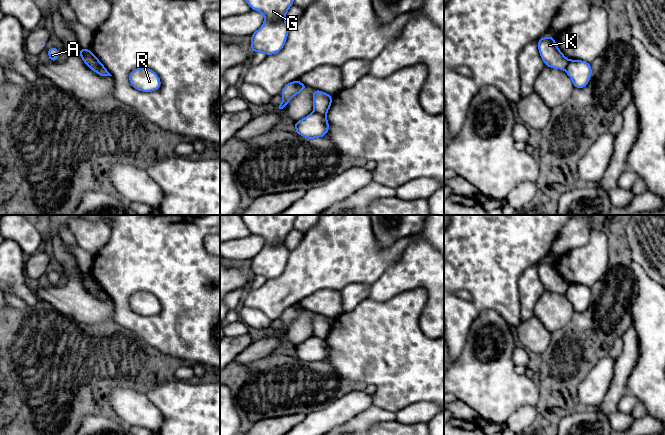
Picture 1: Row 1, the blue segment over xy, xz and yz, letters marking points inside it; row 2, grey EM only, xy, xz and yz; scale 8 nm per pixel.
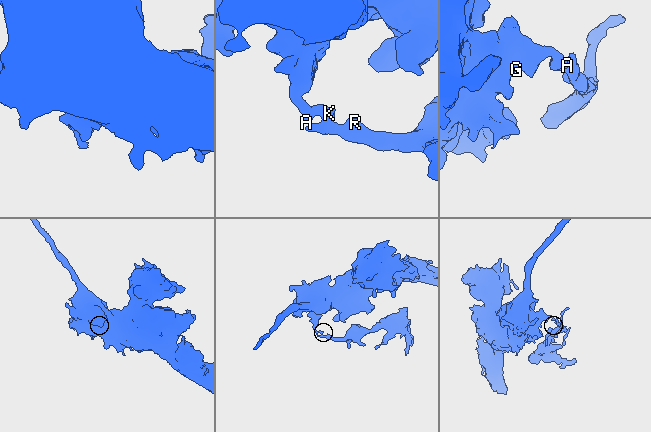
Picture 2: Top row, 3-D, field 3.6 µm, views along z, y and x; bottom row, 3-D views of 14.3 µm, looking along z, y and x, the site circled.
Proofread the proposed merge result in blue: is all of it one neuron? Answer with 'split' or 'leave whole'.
split

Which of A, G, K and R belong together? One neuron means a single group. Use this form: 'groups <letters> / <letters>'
groups A G K / R

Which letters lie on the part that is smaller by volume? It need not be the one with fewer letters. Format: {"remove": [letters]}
{"remove": ["R"]}

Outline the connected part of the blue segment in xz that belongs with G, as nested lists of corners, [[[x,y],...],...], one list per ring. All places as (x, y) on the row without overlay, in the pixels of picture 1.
[[[240,215],[243,222],[252,234],[261,236],[264,239],[263,249],[251,258],[252,276],[263,276],[267,280],[276,278],[284,271],[289,251],[285,245],[285,239],[294,228],[294,221],[297,215]]]

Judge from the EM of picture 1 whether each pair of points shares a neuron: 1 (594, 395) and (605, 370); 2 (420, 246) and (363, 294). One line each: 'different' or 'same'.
1: same
2: different

